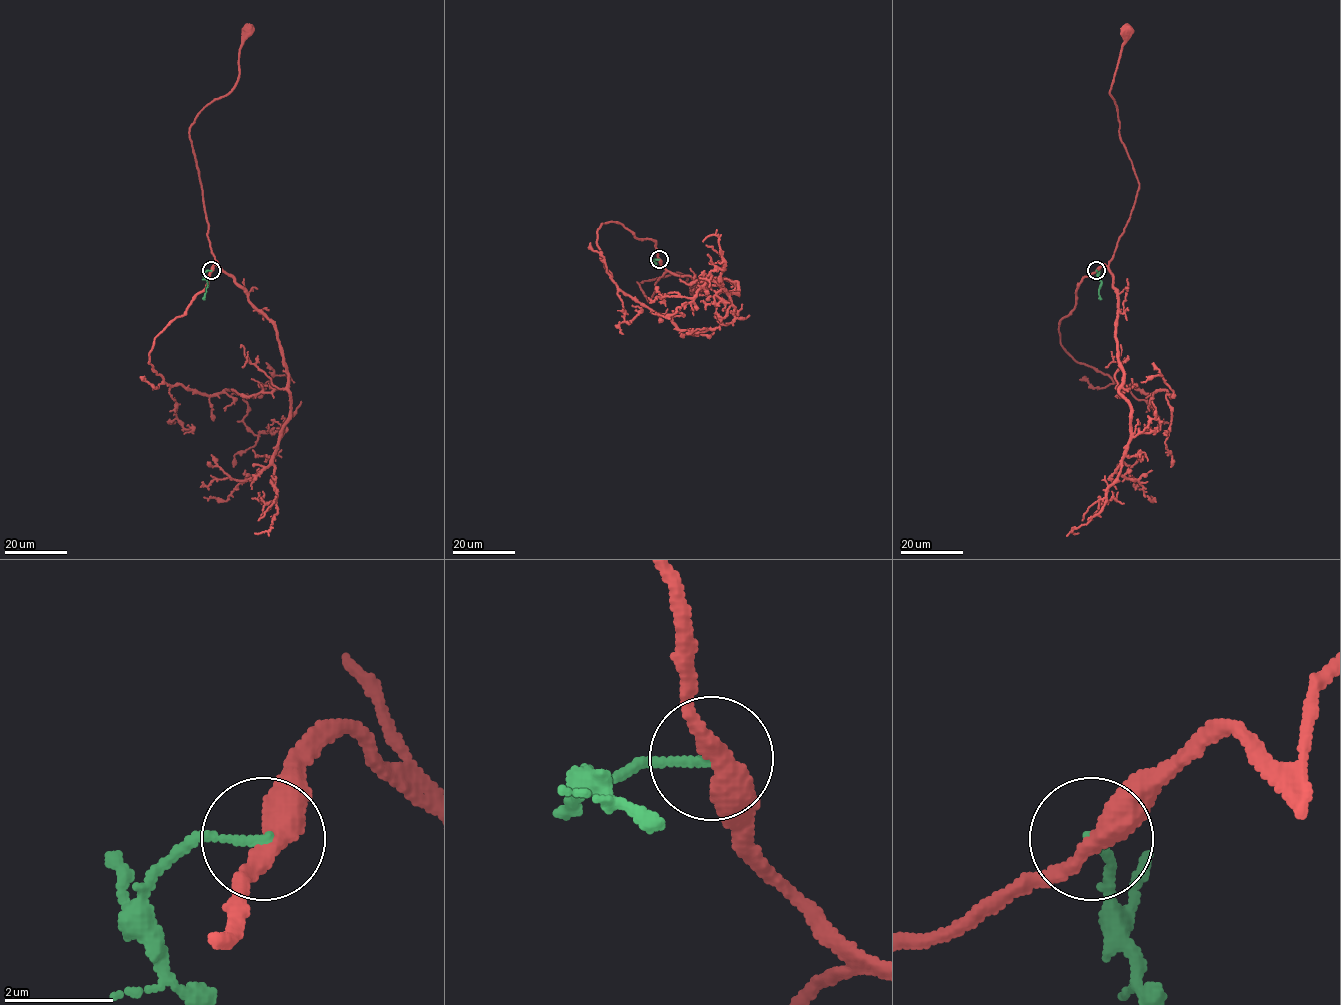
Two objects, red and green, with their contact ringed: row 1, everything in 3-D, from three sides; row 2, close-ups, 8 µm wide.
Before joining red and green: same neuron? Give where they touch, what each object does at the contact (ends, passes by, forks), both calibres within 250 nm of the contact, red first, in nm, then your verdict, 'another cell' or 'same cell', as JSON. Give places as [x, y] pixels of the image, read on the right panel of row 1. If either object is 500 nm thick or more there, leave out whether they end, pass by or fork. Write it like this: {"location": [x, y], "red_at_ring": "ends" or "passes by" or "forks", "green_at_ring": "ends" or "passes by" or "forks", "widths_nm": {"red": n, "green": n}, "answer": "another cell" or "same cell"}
{"location": [1096, 270], "red_at_ring": "passes by", "green_at_ring": "ends", "widths_nm": {"red": 380, "green": 170}, "answer": "another cell"}

